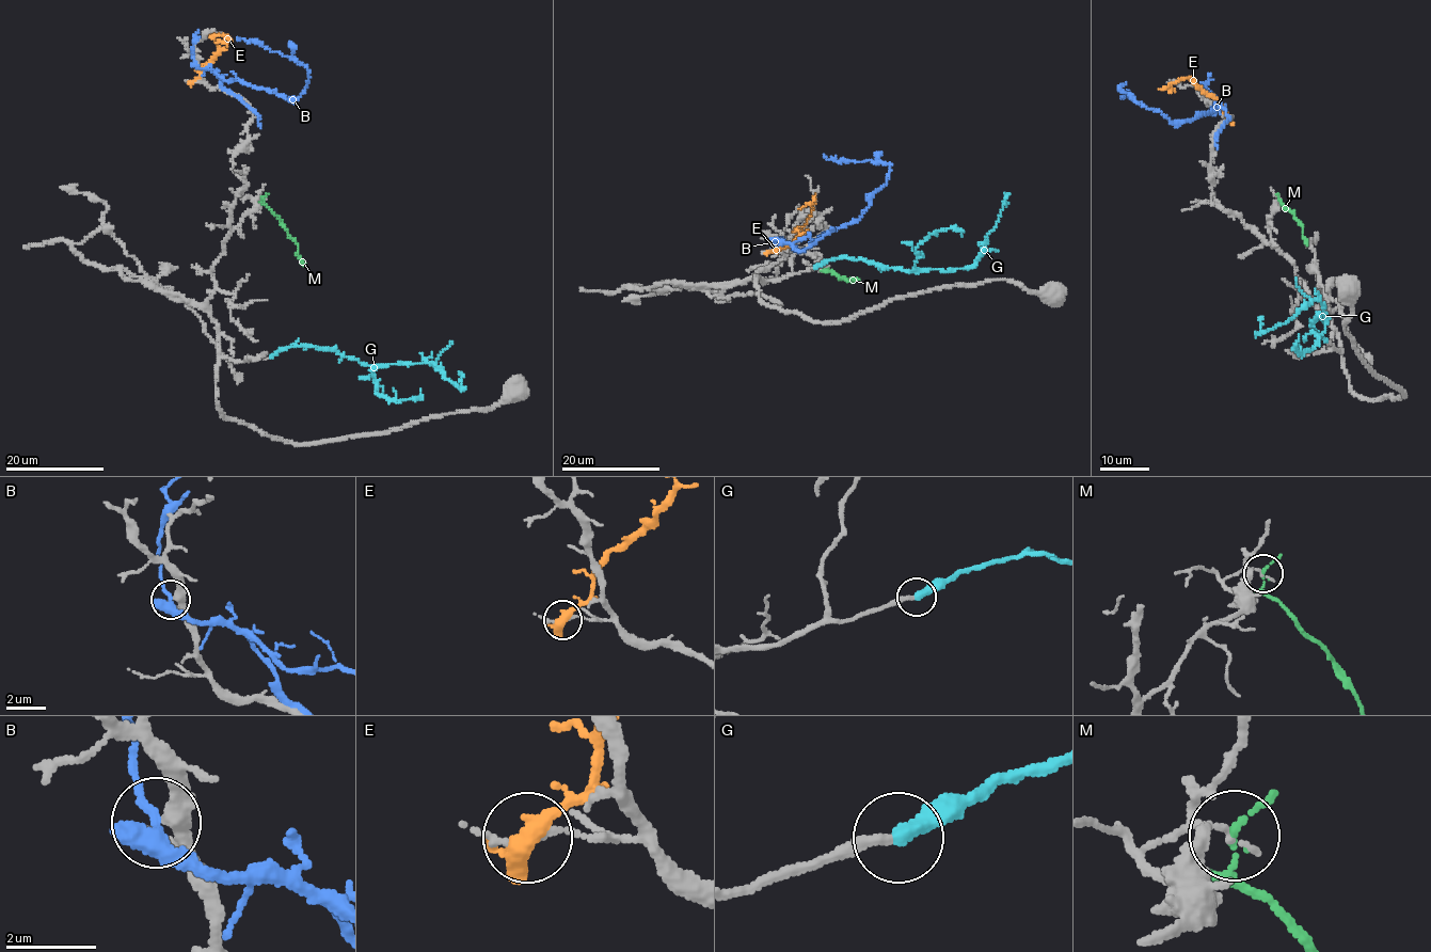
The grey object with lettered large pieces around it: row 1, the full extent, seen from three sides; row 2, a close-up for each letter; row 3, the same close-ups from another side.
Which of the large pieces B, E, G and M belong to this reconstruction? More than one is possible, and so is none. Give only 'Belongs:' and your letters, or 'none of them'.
Belongs: G

